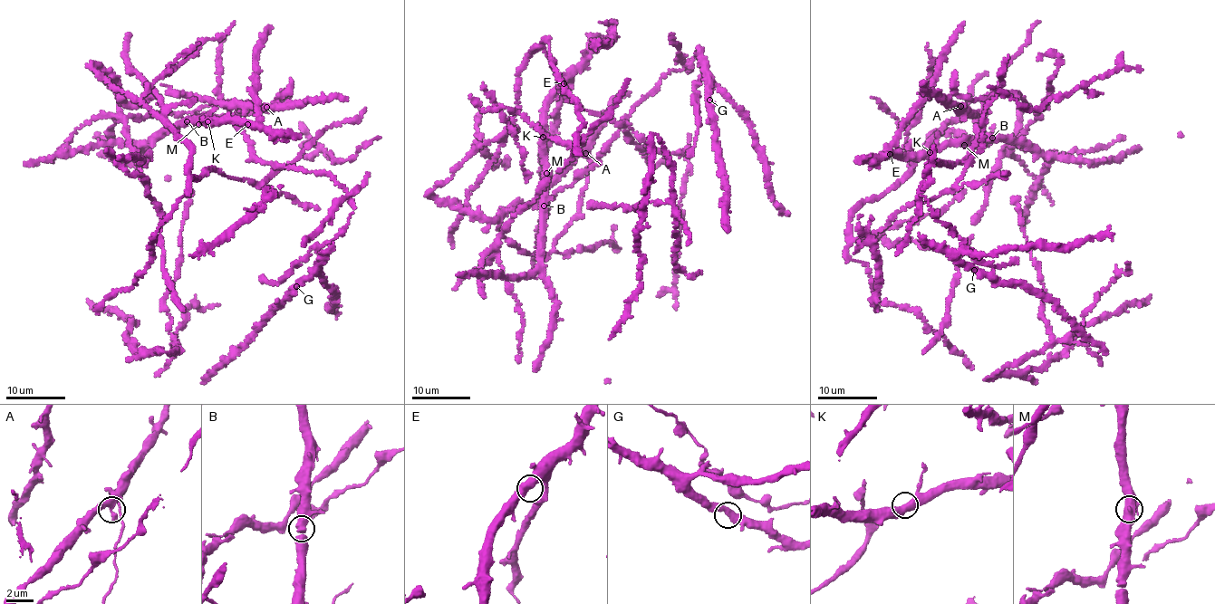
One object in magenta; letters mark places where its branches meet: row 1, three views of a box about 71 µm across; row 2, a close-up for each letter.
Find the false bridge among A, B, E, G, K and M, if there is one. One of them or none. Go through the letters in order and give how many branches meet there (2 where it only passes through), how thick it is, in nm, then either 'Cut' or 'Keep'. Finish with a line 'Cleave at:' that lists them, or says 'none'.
A: Branches: 2. Thickness 480 nm. Keep
B: Branches: 2. Thickness 480 nm. Keep
E: Branches: 2. Thickness 550 nm. Keep
G: Branches: 2. Thickness 440 nm. Keep
K: Branches: 2. Thickness 550 nm. Keep
M: Branches: 2. Thickness 500 nm. Keep
Cleave at: none

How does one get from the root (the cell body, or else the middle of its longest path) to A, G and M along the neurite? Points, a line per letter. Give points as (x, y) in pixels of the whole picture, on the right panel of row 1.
A: (984, 118), (982, 112), (959, 110), (960, 106)
G: (984, 118), (963, 162), (929, 164), (921, 195), (971, 252), (974, 270)
M: (984, 118), (959, 108), (1019, 92), (1037, 117), (1002, 151), (1053, 157), (988, 135), (964, 145)

